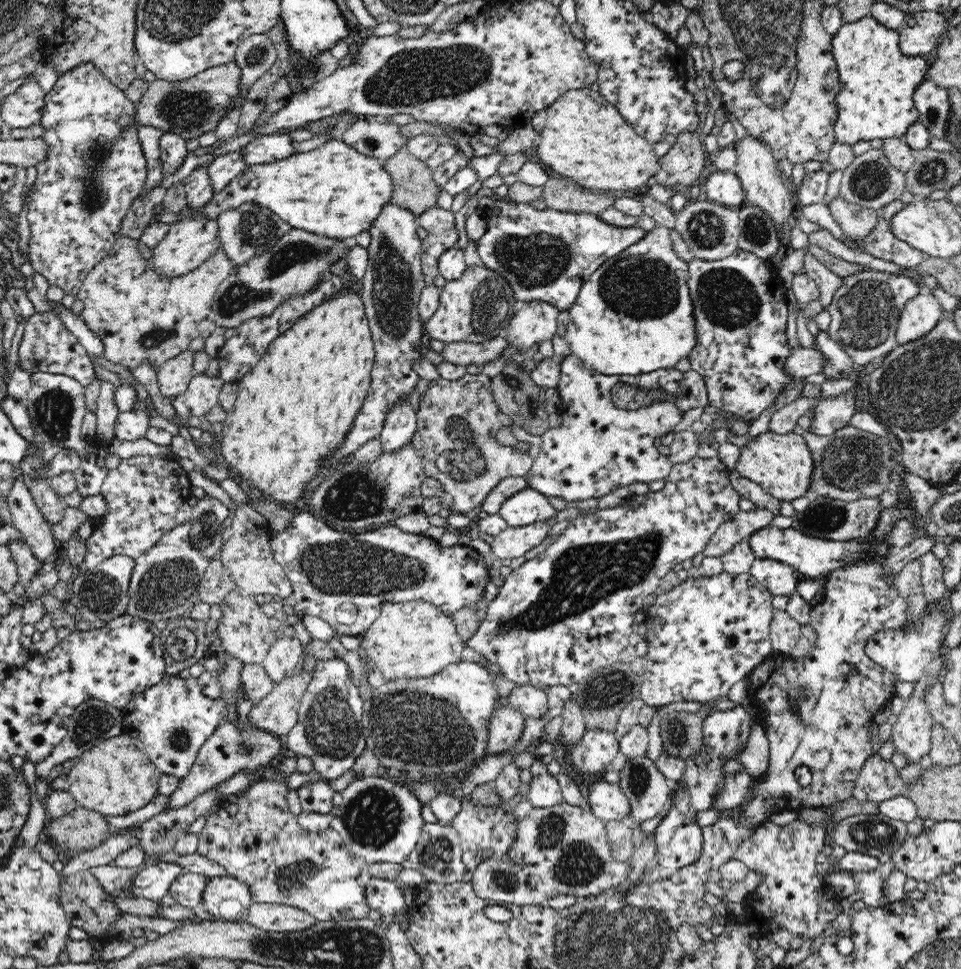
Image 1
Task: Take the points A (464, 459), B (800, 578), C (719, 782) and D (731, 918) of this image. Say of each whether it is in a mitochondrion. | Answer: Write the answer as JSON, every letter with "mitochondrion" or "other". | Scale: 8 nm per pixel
{"A":"mitochondrion","B":"other","C":"other","D":"other"}

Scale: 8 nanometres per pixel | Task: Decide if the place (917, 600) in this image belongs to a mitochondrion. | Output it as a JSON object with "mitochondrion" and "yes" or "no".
{"mitochondrion":"no"}

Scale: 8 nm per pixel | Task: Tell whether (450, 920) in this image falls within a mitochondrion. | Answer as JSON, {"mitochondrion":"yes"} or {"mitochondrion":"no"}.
{"mitochondrion":"no"}

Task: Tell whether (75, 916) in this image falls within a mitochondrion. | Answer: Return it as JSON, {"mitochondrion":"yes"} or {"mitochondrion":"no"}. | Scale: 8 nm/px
{"mitochondrion":"no"}

